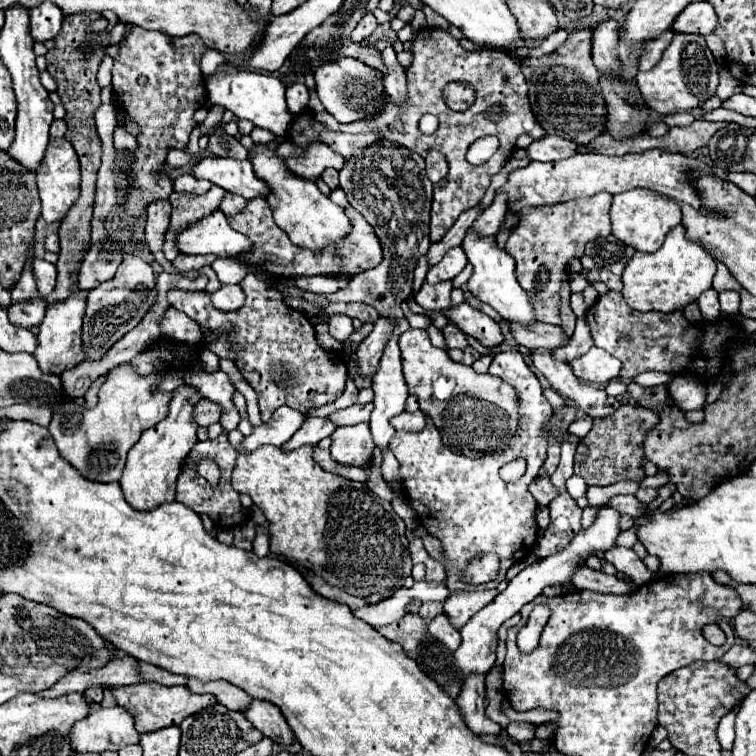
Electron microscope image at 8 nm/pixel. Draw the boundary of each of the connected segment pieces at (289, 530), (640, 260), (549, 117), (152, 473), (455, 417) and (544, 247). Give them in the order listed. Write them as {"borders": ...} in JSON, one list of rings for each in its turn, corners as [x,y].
{"borders":[[[[236,429],[236,431],[230,431],[228,433],[228,441],[230,445],[238,451],[238,459],[236,459],[236,467],[234,467],[234,473],[232,473],[232,487],[238,491],[238,493],[246,493],[252,497],[252,501],[264,511],[264,515],[268,517],[270,521],[270,551],[278,557],[284,557],[286,561],[290,561],[292,565],[302,565],[306,567],[308,571],[312,571],[314,575],[322,577],[324,581],[328,581],[330,585],[338,587],[338,589],[344,589],[346,593],[350,595],[356,595],[356,597],[370,597],[370,599],[386,599],[388,595],[392,595],[394,591],[398,591],[402,585],[404,585],[404,577],[410,575],[412,571],[412,561],[410,561],[410,553],[408,553],[408,539],[404,535],[404,521],[396,515],[396,511],[392,509],[390,503],[378,499],[364,483],[356,483],[356,481],[348,481],[336,473],[328,473],[324,471],[314,459],[312,459],[312,453],[314,453],[314,445],[302,445],[294,451],[284,451],[282,447],[274,447],[274,445],[262,445],[258,447],[256,451],[250,451],[250,453],[244,453],[242,451],[242,441],[244,441],[244,435]]],[[[682,225],[674,227],[664,245],[654,253],[636,251],[622,273],[624,289],[622,295],[626,303],[636,311],[662,311],[672,313],[694,303],[706,289],[712,287],[712,277],[716,273],[716,263],[712,255],[696,241],[686,237]]],[[[592,27],[580,29],[570,33],[566,43],[554,53],[520,61],[530,87],[530,105],[540,127],[548,135],[558,135],[574,143],[590,143],[602,133],[600,127],[604,127],[604,99],[600,99],[600,91],[596,91],[598,69],[592,63],[590,39]]],[[[180,385],[172,391],[172,399],[168,405],[168,415],[154,427],[146,429],[140,437],[140,441],[130,449],[128,461],[120,479],[124,497],[132,507],[138,509],[152,509],[158,507],[160,503],[170,503],[174,501],[174,491],[176,491],[176,479],[182,469],[184,459],[188,457],[190,449],[198,443],[196,435],[196,421],[194,421],[194,409],[196,405],[190,403],[190,397],[198,393],[198,387],[194,385]]],[[[408,329],[400,335],[402,371],[410,395],[416,393],[420,411],[428,415],[442,435],[442,443],[468,457],[494,453],[498,445],[508,443],[520,423],[518,393],[510,383],[496,375],[480,375],[472,367],[452,361],[444,349],[430,343],[424,329]]],[[[598,193],[592,197],[572,199],[566,203],[554,203],[544,207],[532,207],[520,211],[520,223],[510,231],[506,253],[516,261],[516,279],[536,301],[536,319],[552,325],[560,325],[560,287],[568,275],[568,263],[584,255],[586,243],[610,235],[610,211],[612,195]]]]}

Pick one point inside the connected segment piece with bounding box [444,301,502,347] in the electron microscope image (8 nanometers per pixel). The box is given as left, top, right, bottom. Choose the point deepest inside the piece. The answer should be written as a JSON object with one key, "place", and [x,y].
{"place":[473,322]}

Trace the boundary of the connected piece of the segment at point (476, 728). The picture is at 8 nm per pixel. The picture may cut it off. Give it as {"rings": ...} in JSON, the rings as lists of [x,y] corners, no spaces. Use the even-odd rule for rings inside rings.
{"rings":[[[472,675],[472,679],[464,681],[464,691],[456,697],[456,703],[468,729],[474,735],[486,735],[486,733],[500,735],[502,729],[498,723],[486,717],[482,699],[484,699],[484,675]]]}

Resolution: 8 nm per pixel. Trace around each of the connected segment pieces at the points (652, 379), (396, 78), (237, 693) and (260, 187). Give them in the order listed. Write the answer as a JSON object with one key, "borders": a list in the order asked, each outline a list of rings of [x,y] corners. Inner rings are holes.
{"borders":[[[[648,371],[636,375],[632,381],[642,385],[642,387],[652,387],[652,385],[668,385],[674,379],[672,373],[660,373],[660,371]]],[[[390,45],[382,51],[382,63],[386,67],[386,73],[384,73],[386,93],[396,103],[404,101],[404,97],[406,97],[406,73],[404,73],[404,67],[396,59],[396,51]]],[[[190,679],[186,687],[194,693],[212,693],[222,705],[226,705],[228,709],[236,709],[236,711],[242,711],[250,699],[250,695],[246,695],[240,687],[236,687],[228,681],[222,681],[222,679],[220,681],[208,681],[208,683]]],[[[204,157],[200,163],[194,165],[192,175],[198,179],[208,179],[214,185],[238,193],[246,199],[264,197],[270,193],[270,187],[256,177],[252,163],[236,161],[236,159],[220,159],[220,157]]]]}

